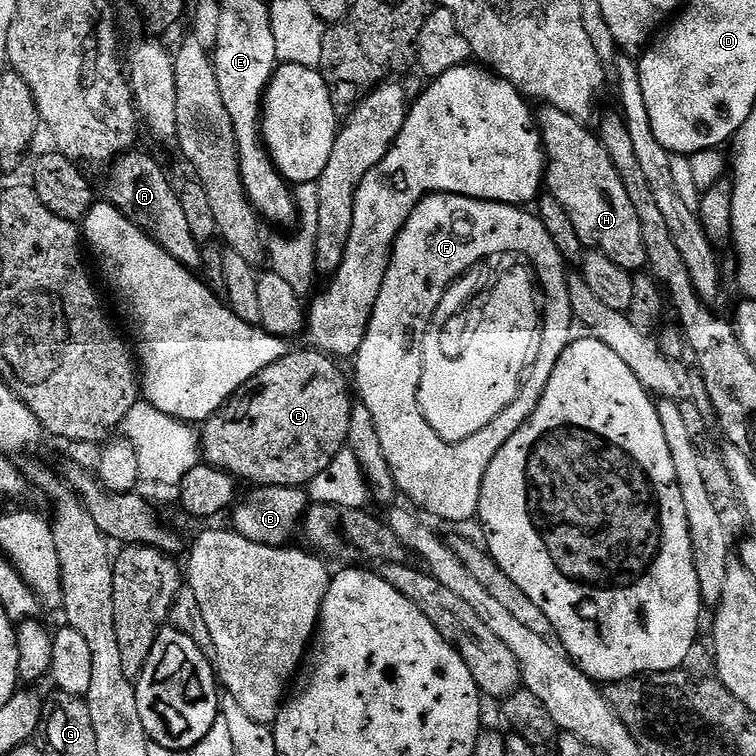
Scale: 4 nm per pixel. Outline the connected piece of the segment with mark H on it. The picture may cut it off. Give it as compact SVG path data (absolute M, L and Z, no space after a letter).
M547 106L541 109L541 112L538 112L538 127L540 138L544 141L544 155L547 160L546 188L565 208L585 249L606 254L618 266L633 274L647 269L646 246L642 246L642 226L638 226L634 202L630 202L630 194L626 194L626 186L614 162L610 162L610 154L602 146L599 135L595 131L587 132L584 129L587 127L570 114L562 114L558 109Z

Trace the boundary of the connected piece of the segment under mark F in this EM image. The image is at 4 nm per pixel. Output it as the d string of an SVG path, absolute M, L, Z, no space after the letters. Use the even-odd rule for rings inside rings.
M427 196L396 235L368 333L354 357L354 388L359 403L364 404L374 418L378 442L382 442L382 454L386 454L397 489L403 495L405 492L421 513L429 512L452 524L460 524L471 516L473 519L479 513L482 478L486 478L494 454L498 454L498 450L522 430L530 414L534 414L546 390L546 382L550 382L550 374L554 374L554 366L558 366L558 358L562 358L574 339L572 328L575 329L576 323L570 305L569 269L539 215L528 211L532 210L515 204L472 200L469 196ZM502 254L525 256L529 260L525 261L534 269L539 291L543 299L546 298L539 345L518 390L518 398L514 398L490 426L478 430L478 434L461 444L451 444L434 434L418 406L426 330L450 285L468 269Z

